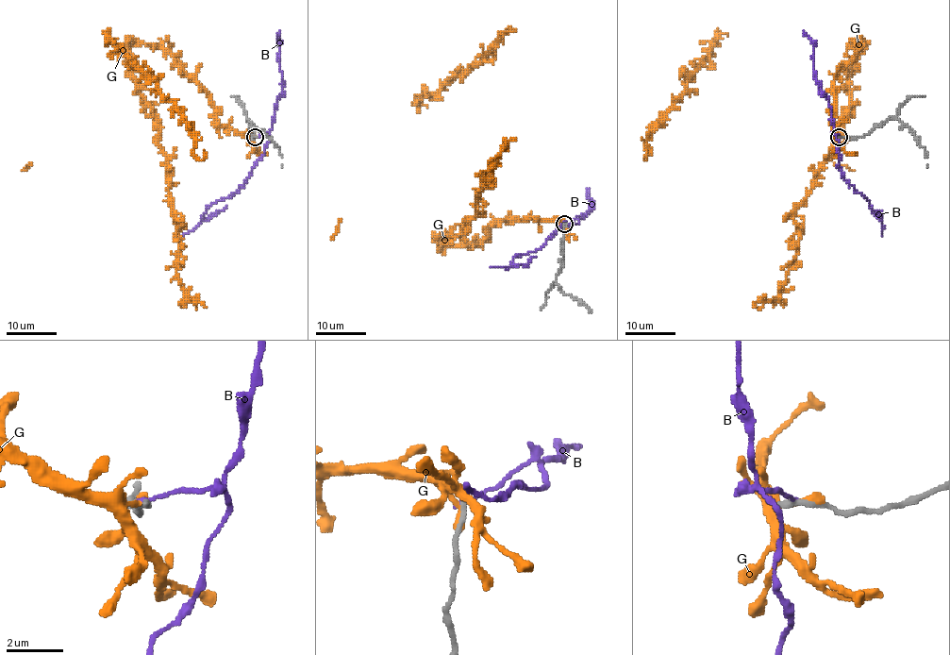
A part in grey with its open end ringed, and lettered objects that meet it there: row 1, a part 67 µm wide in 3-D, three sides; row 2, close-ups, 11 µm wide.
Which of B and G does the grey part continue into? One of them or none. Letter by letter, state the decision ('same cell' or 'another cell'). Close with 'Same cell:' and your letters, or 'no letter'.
B: another cell
G: another cell
Same cell: no letter

